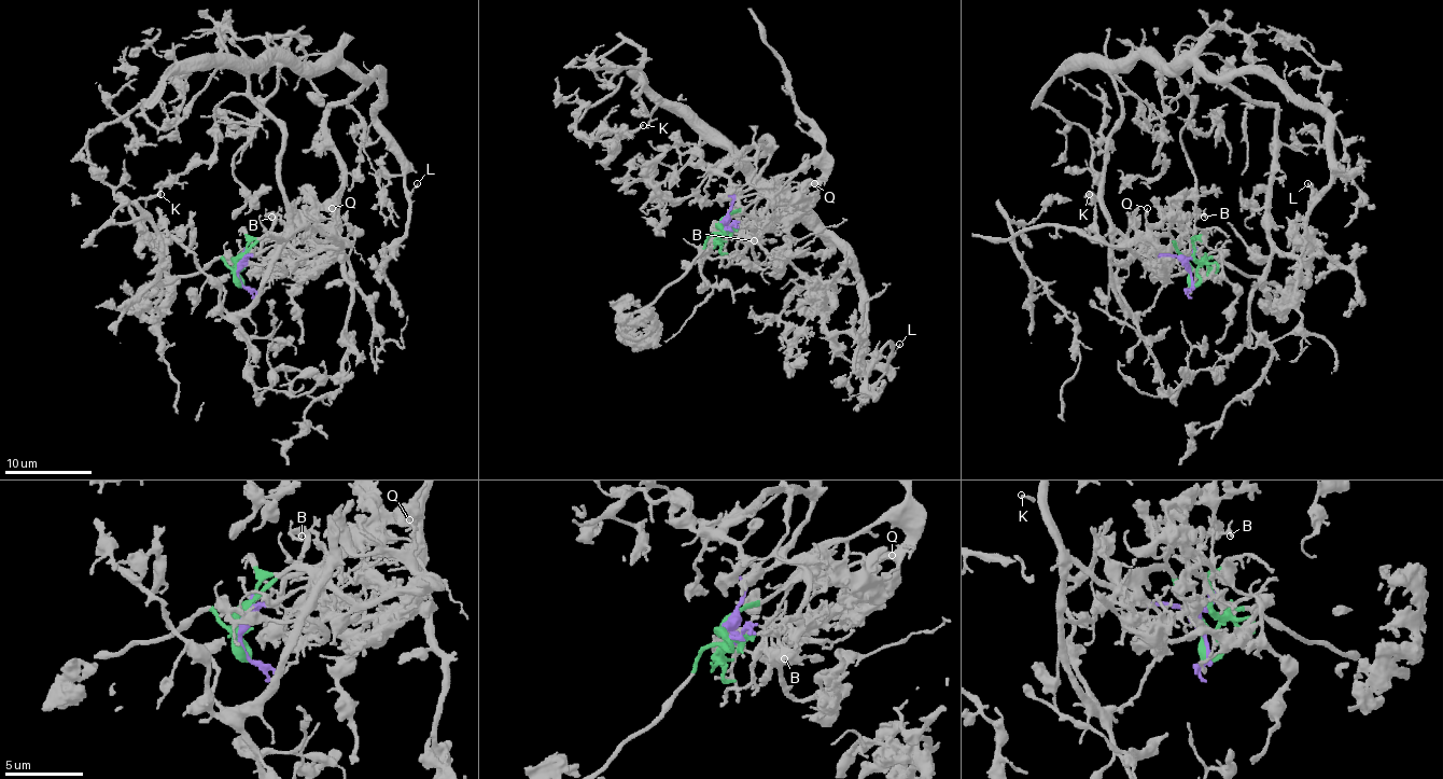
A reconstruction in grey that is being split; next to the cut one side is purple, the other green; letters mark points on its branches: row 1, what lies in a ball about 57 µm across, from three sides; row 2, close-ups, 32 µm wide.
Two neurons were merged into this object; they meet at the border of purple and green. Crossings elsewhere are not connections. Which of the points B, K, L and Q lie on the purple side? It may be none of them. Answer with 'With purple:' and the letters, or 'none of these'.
With purple: K, L

